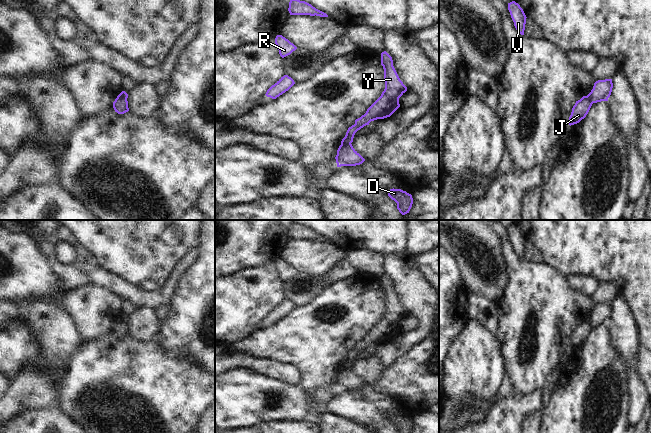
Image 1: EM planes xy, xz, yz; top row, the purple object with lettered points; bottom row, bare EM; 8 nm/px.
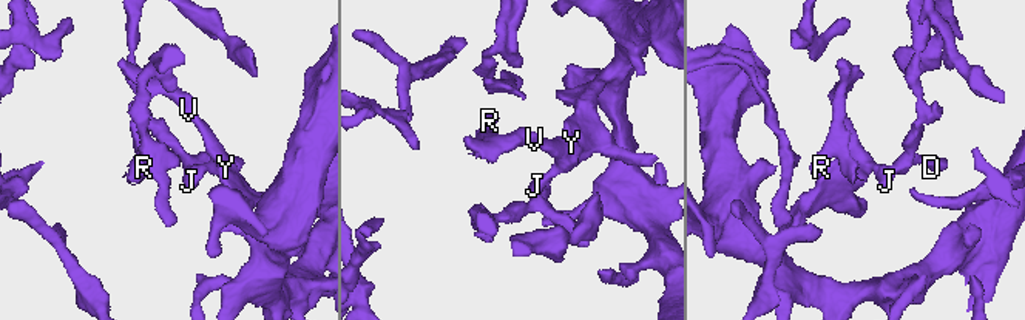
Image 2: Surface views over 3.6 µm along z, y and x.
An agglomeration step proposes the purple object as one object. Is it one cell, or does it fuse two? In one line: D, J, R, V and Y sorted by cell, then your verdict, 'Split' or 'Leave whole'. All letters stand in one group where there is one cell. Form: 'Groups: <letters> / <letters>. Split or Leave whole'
Groups: D / J R V Y. Split

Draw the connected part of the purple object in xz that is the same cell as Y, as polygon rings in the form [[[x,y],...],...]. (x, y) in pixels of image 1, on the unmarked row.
[[[386,275],[381,277],[381,289],[384,293],[385,313],[366,337],[348,352],[341,369],[352,367],[358,354],[369,349],[371,345],[390,341],[400,331],[399,322],[407,315],[407,311],[400,304],[393,290],[392,281]]]

